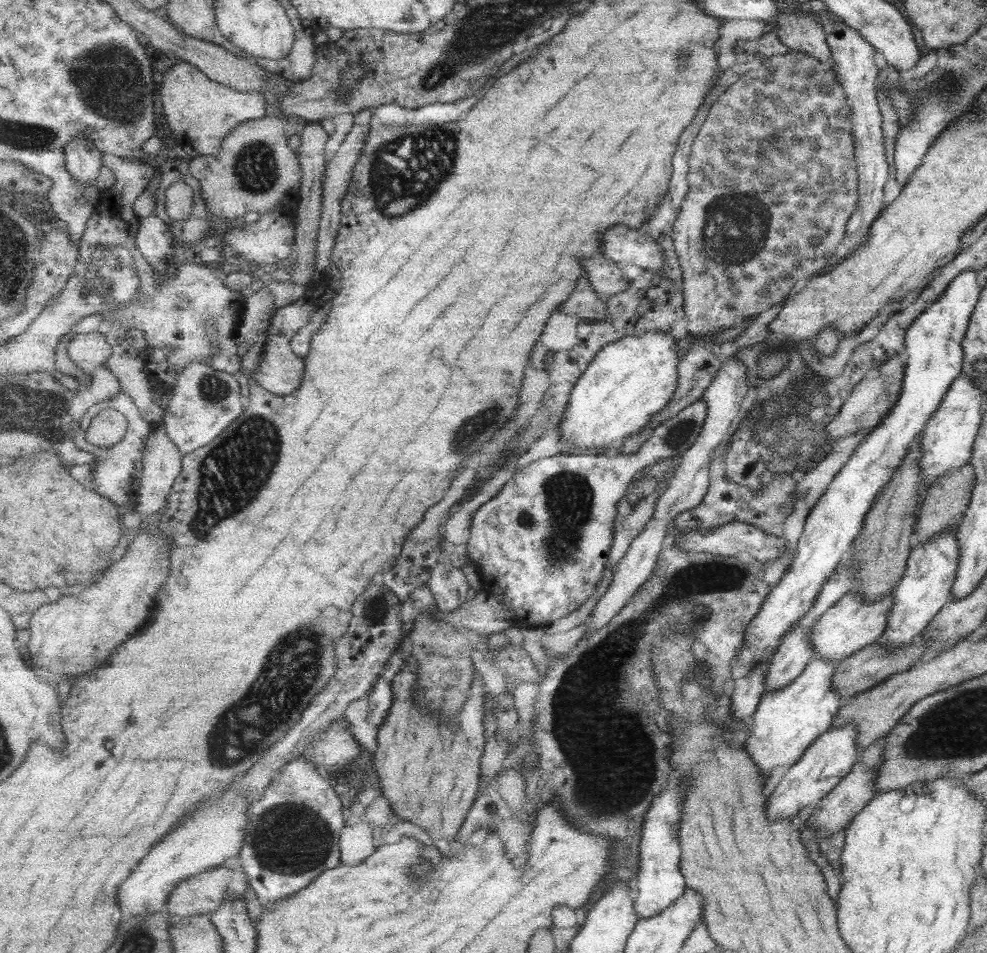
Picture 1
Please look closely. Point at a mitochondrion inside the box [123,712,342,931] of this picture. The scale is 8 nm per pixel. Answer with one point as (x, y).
(289, 838)

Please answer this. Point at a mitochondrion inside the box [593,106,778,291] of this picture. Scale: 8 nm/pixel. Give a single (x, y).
(726, 233)

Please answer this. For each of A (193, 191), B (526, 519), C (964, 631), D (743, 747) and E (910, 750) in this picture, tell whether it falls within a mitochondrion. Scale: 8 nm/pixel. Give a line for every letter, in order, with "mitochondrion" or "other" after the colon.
A: other
B: mitochondrion
C: other
D: other
E: mitochondrion

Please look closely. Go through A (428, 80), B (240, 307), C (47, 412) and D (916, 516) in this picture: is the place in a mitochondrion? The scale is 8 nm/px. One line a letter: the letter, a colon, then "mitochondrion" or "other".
A: mitochondrion
B: other
C: mitochondrion
D: other

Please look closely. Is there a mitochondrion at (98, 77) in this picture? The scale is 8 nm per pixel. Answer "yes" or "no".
yes

